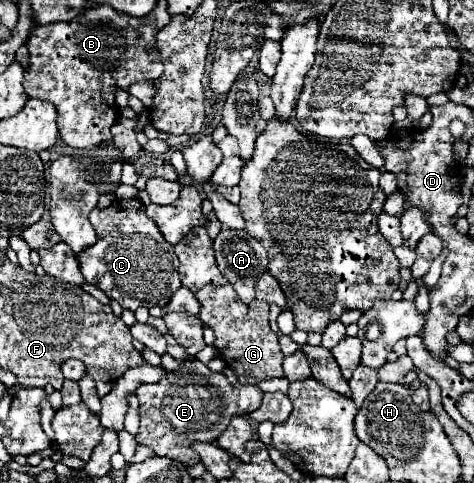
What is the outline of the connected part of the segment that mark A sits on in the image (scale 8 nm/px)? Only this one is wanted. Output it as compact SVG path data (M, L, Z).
M223 228L219 232L219 236L213 240L213 244L215 244L215 258L217 258L217 266L219 266L221 274L235 288L239 300L243 304L251 304L255 300L253 286L255 286L257 278L267 272L267 264L269 264L267 250L261 246L259 240L251 238L245 230L229 230L229 228Z

